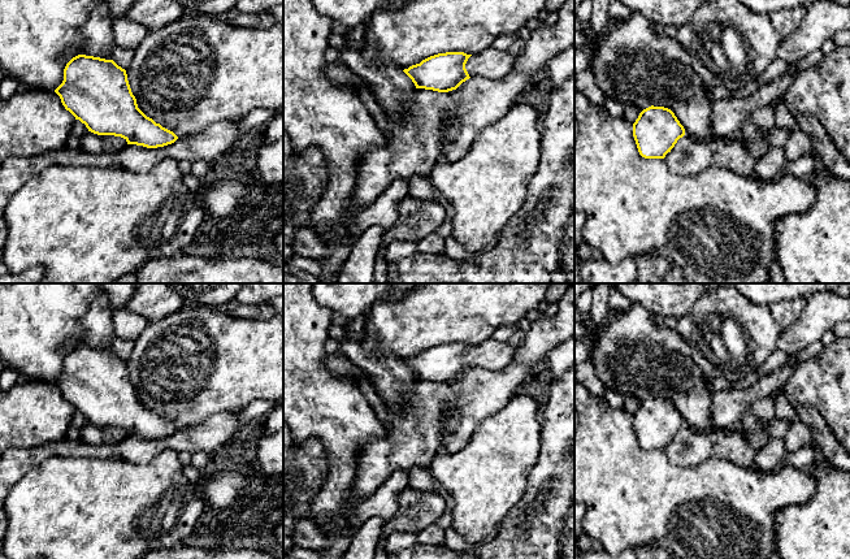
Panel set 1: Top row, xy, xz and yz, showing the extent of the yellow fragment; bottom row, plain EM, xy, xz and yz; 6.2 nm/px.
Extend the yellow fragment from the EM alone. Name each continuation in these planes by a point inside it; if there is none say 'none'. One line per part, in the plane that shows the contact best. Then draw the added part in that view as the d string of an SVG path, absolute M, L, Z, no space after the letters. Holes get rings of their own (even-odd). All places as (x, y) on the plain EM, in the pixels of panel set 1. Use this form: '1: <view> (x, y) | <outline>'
1: xz (490, 355) | M490 338L481 344L472 346L465 360L470 369L503 370L513 360L515 351L516 348L508 343Z

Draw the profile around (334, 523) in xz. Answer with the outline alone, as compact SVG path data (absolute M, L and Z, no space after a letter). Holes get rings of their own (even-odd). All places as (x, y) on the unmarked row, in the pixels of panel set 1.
M346 506L344 510L338 516L330 516L329 520L322 526L318 528L320 530L324 532L338 532L343 524L351 520L355 520L352 507Z

